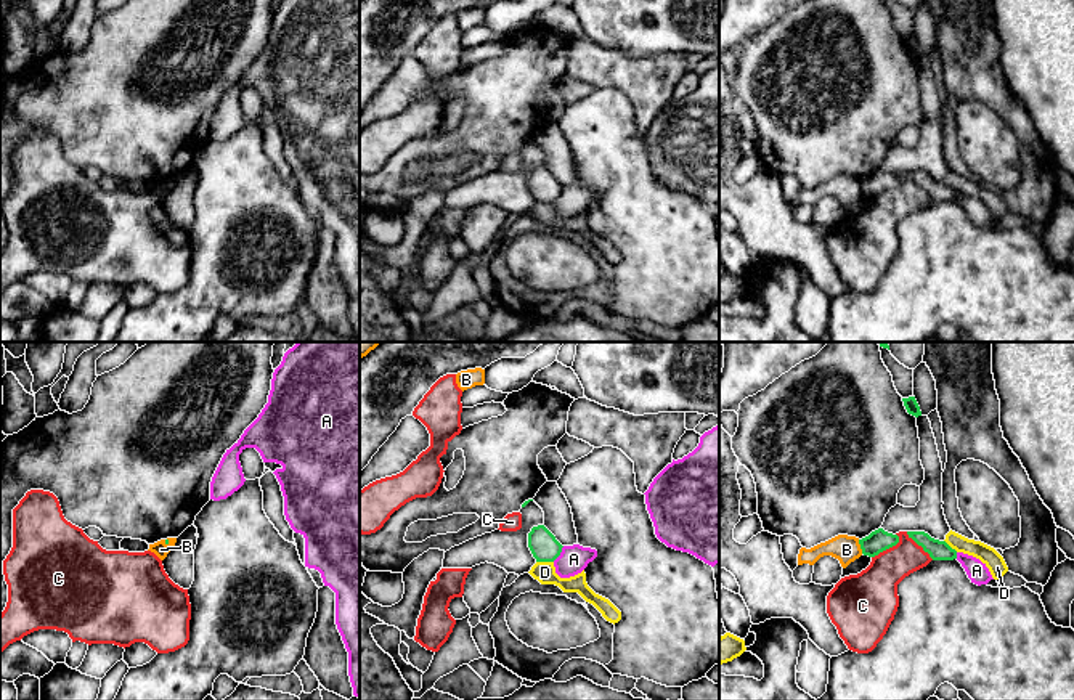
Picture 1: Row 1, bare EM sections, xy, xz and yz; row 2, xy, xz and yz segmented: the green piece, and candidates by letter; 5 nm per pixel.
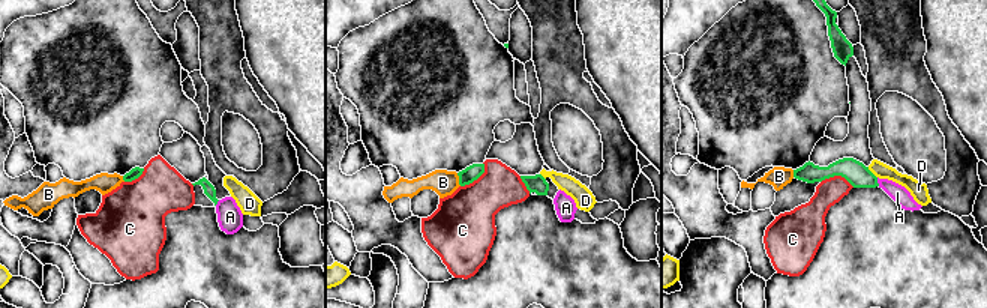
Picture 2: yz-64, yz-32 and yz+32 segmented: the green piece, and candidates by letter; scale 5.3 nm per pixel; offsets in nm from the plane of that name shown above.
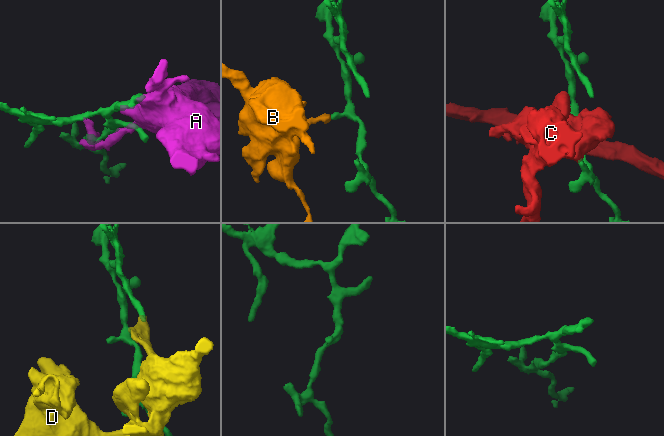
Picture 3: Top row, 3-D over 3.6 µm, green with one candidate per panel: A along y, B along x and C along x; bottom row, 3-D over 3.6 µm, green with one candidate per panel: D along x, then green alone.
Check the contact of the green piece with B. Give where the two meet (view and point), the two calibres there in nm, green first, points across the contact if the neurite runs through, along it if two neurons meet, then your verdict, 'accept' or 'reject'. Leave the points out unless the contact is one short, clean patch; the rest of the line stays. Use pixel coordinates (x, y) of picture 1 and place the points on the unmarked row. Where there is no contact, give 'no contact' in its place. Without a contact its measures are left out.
contact yz (861, 187); calibres 110 and 140 nm; border yz (858, 180), (862, 193); reject

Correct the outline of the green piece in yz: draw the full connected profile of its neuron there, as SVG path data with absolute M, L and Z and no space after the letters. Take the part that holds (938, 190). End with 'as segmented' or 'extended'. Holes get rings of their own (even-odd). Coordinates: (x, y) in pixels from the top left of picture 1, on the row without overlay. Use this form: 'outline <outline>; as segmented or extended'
outline M907 172L907 175L918 186L921 186L923 191L928 193L933 201L954 201L954 199L957 199L957 191L952 189L946 181L934 180L925 172Z; as segmented

